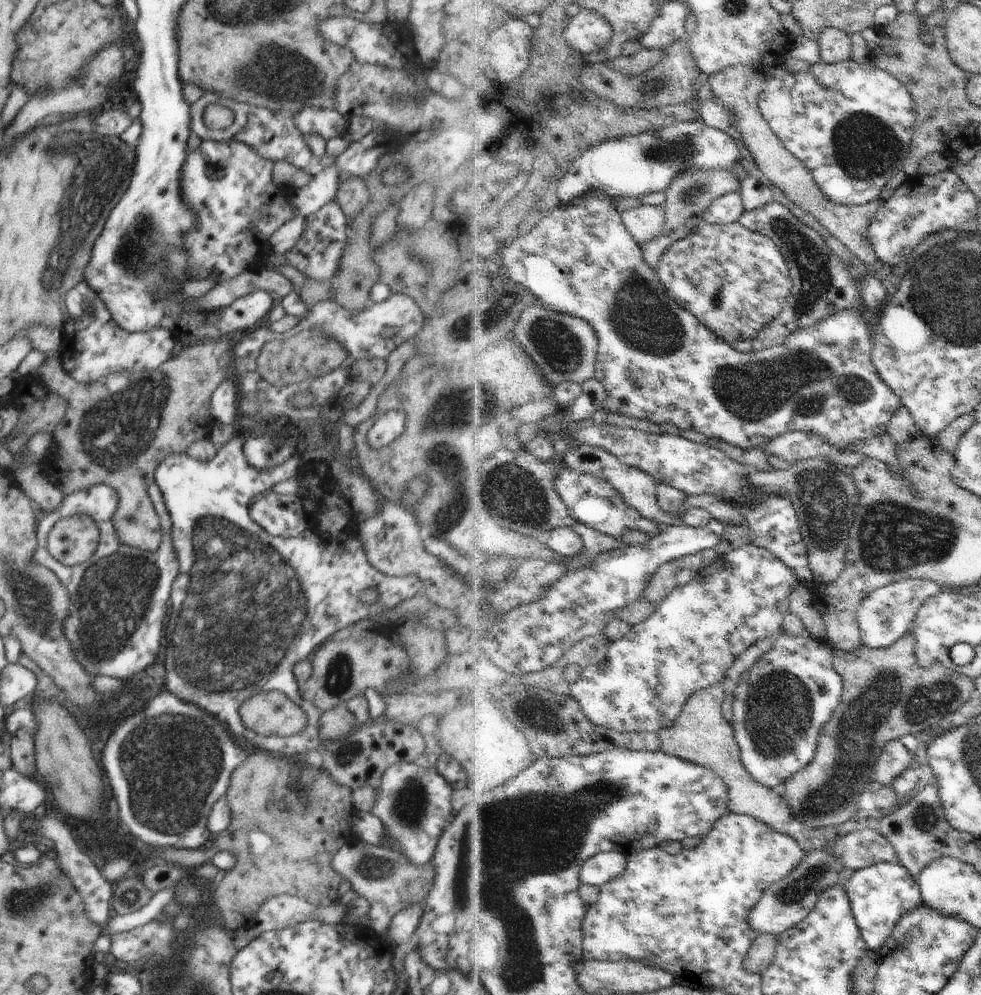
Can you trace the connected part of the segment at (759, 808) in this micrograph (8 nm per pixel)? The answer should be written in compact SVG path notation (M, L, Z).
M724 681L695 692L676 724L659 732L664 741L661 749L671 755L715 770L729 784L731 798L729 812L758 817L770 823L770 826L777 831L787 833L788 825L790 829L790 824L794 821L794 811L782 794L776 794L769 786L758 782L746 768L734 725L725 716L727 700L727 684Z

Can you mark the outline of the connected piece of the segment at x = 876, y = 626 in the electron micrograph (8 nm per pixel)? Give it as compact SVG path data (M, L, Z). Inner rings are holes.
M902 579L874 591L860 608L861 643L875 649L896 644L911 630L917 612L926 600L940 591L941 585L924 579Z

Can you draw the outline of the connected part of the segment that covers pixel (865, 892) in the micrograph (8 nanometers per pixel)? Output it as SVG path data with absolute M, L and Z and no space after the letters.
M880 863L857 871L845 889L849 893L854 914L872 953L885 946L906 915L924 904L916 877L902 863Z

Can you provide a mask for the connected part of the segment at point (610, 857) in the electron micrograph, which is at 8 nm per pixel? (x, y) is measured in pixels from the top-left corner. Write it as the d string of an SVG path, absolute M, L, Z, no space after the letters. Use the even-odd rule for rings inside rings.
M601 852L589 858L582 867L581 881L583 884L602 888L626 872L629 867L629 859L630 856L623 852Z

